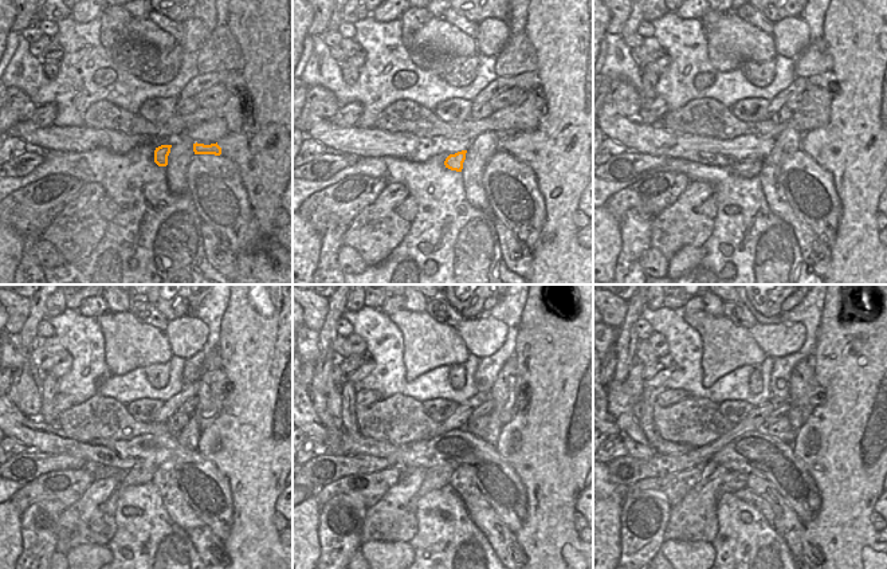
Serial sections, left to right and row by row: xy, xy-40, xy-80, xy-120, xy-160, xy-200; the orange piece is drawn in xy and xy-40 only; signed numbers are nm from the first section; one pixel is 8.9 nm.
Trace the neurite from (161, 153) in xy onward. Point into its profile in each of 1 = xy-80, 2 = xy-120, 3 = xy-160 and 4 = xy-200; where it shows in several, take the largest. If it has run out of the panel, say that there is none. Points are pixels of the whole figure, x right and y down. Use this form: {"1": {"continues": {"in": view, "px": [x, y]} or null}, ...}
{"1": {"continues": {"in": "xy-80", "px": [748, 168]}}, "2": {"continues": {"in": "xy-120", "px": [137, 475]}}, "3": {"continues": {"in": "xy-160", "px": [435, 478]}}, "4": {"continues": {"in": "xy-200", "px": [736, 481]}}}

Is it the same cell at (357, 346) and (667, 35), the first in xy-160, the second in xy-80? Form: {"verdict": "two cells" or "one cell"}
{"verdict": "two cells"}

